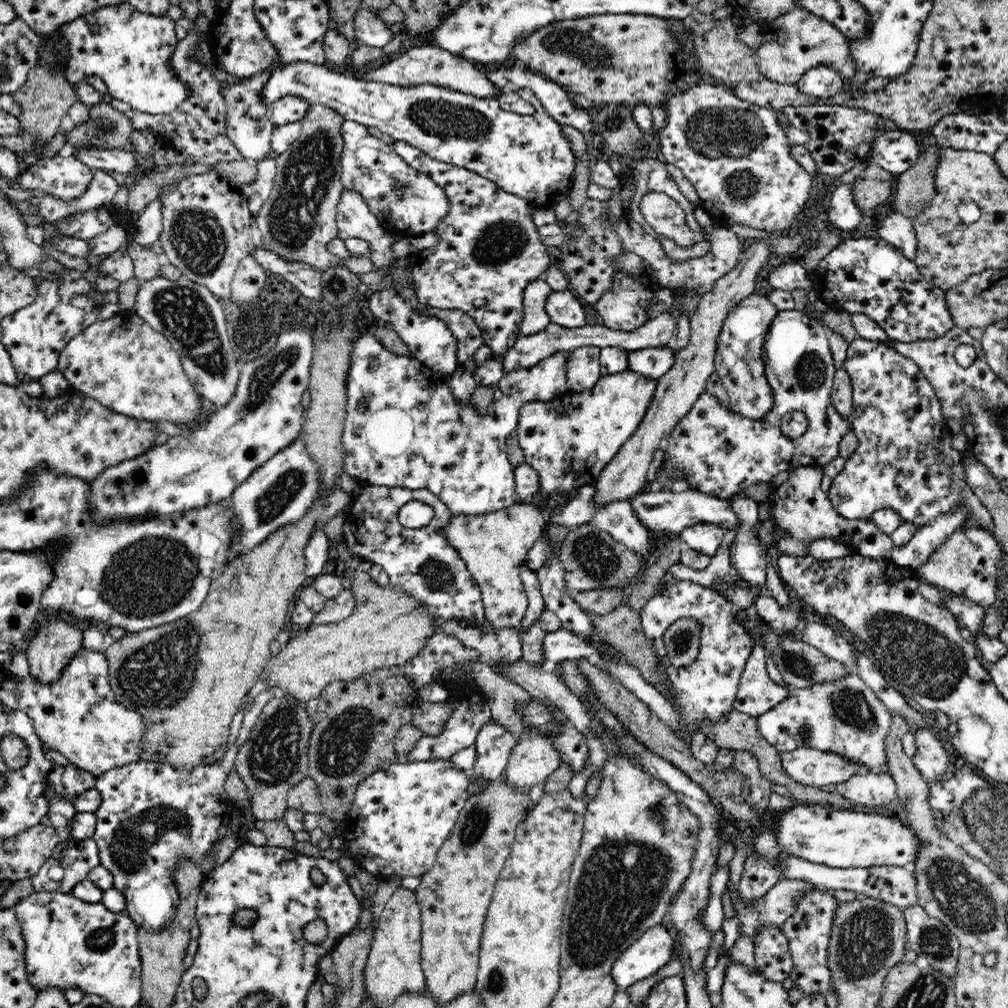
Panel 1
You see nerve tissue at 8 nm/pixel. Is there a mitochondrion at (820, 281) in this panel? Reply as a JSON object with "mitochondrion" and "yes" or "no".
{"mitochondrion":"no"}

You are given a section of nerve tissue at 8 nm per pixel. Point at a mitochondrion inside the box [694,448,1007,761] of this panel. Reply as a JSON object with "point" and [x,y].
{"point":[913,650]}

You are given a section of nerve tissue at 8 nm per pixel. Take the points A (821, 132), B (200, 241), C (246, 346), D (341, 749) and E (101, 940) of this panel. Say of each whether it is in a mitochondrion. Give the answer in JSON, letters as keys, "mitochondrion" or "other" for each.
{"A":"other","B":"mitochondrion","C":"mitochondrion","D":"mitochondrion","E":"mitochondrion"}

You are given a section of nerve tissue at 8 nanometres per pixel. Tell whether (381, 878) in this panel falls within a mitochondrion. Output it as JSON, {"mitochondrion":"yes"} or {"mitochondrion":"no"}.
{"mitochondrion":"no"}

